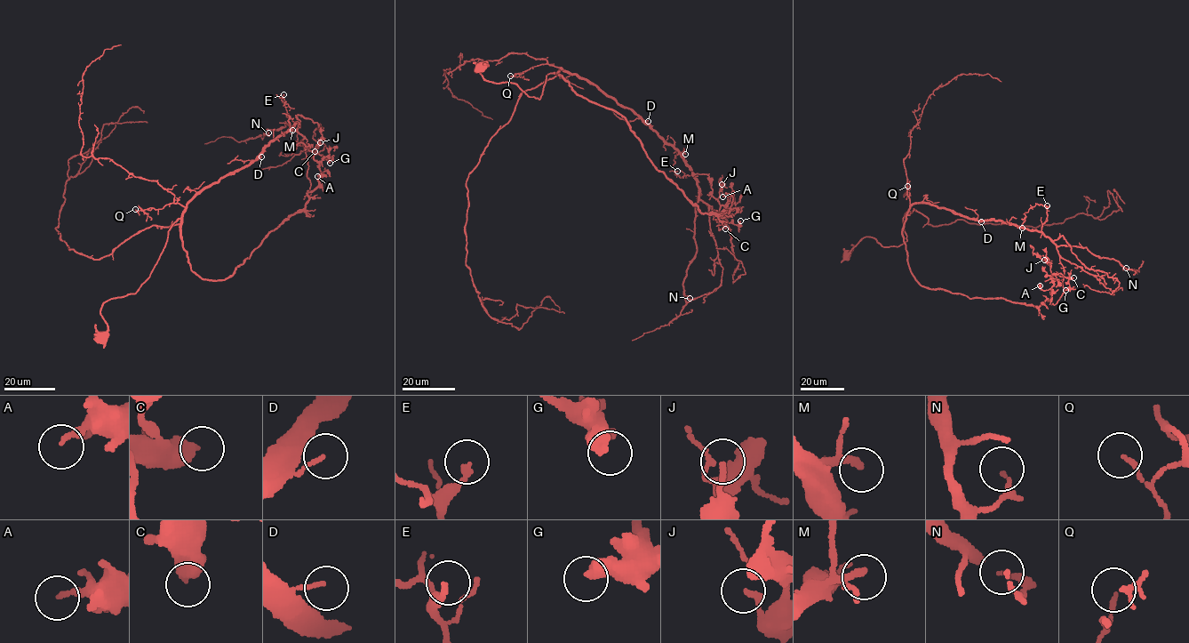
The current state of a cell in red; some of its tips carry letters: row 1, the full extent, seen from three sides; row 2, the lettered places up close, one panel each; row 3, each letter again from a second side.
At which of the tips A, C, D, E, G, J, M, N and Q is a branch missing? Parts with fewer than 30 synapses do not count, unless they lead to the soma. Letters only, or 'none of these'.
C

